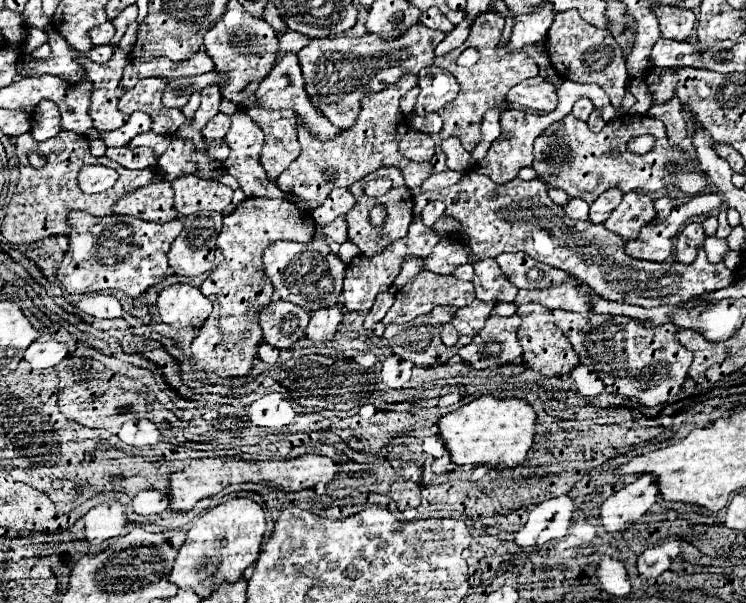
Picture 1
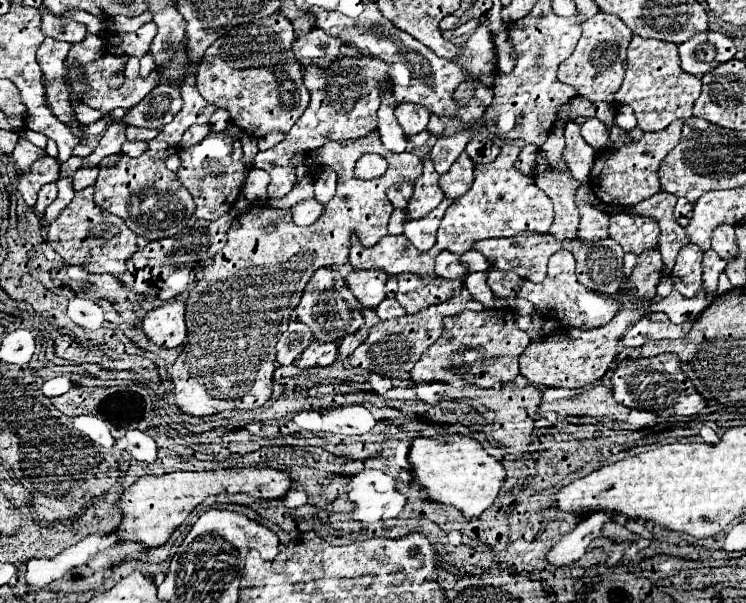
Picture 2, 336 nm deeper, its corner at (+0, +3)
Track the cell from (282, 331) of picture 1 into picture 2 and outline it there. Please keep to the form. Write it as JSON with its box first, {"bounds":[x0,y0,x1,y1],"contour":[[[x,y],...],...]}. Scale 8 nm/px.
{"bounds":[277,321,311,365],"contour":[[[289,321],[287,333],[281,333],[277,341],[277,361],[281,365],[291,365],[301,351],[311,343],[311,329],[301,321]]]}

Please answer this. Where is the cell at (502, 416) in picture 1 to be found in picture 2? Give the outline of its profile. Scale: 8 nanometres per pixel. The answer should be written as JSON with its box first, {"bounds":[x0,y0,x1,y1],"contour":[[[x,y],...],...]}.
{"bounds":[409,433,505,517],"contour":[[[461,433],[417,437],[409,451],[409,463],[417,483],[427,489],[429,499],[451,503],[465,517],[479,517],[487,507],[491,507],[505,481],[505,467],[501,461],[491,457],[477,439]]]}

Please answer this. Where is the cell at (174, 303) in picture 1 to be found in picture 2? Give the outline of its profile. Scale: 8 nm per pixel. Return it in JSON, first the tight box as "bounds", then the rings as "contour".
{"bounds":[143,301,187,347],"contour":[[[171,301],[145,315],[143,331],[155,345],[177,347],[187,337],[183,315],[185,315],[185,303]]]}

